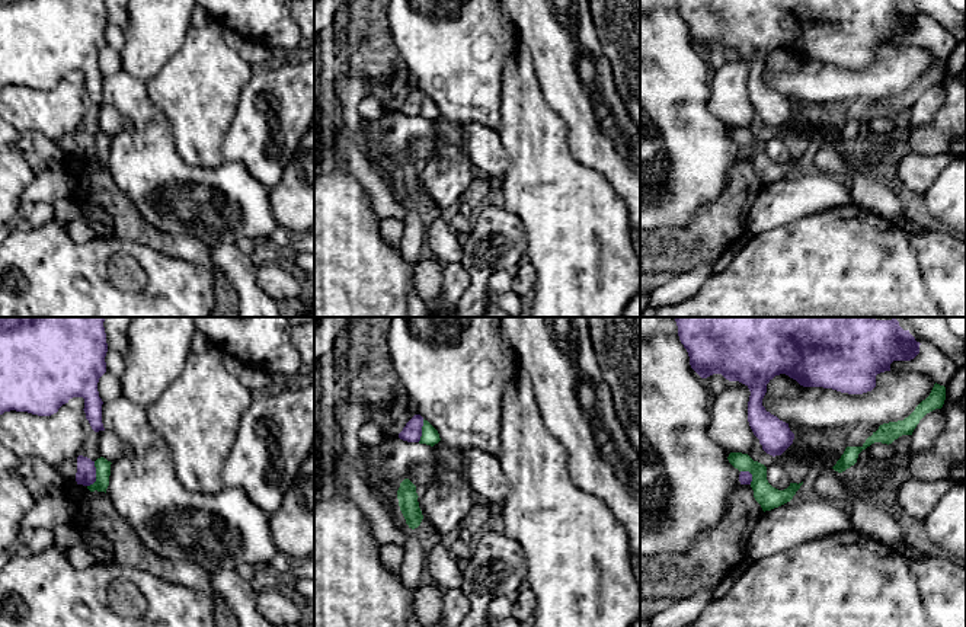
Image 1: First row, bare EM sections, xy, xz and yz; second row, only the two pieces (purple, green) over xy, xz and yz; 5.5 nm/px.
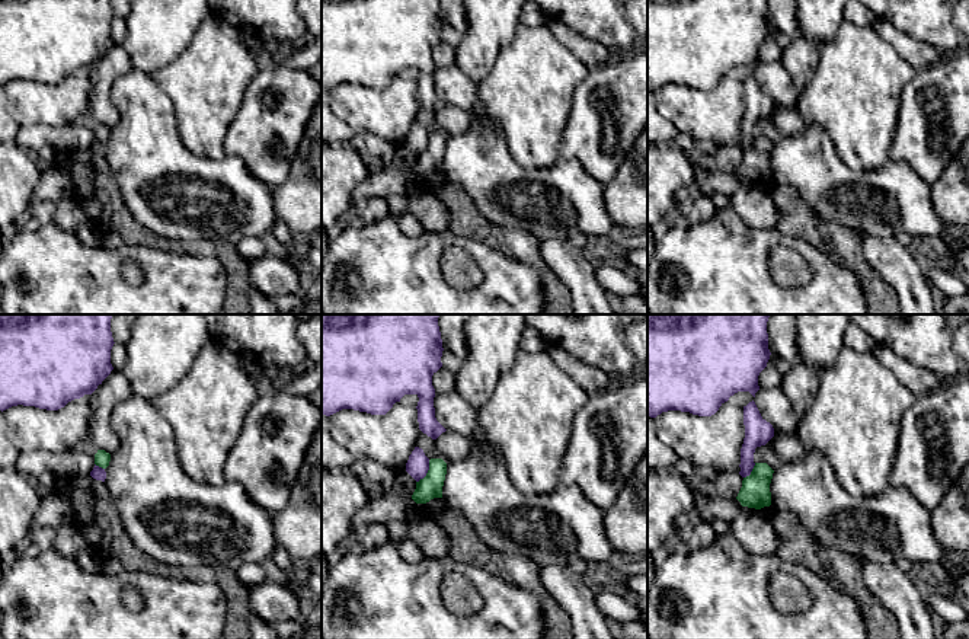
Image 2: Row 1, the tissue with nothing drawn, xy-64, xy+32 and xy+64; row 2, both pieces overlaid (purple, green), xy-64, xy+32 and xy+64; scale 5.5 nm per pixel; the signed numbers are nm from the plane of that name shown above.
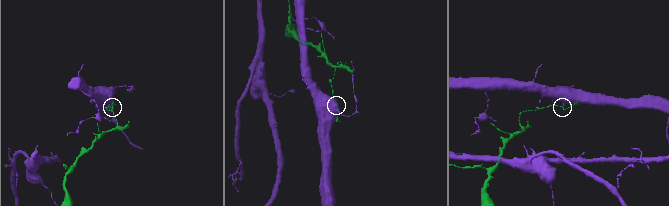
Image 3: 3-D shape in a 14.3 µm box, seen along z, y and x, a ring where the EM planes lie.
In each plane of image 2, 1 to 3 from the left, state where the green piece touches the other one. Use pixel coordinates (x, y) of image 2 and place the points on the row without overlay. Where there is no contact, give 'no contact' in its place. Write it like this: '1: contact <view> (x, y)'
1: contact xy-64 (98, 140)
2: contact xy+32 (427, 146)
3: contact xy+64 (751, 144)

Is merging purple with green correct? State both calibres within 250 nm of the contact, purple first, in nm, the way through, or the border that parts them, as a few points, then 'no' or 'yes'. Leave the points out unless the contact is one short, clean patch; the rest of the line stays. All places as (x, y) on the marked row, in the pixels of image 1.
calibres 110 and 80 nm; border xy (95, 461), (95, 480), (88, 486); no

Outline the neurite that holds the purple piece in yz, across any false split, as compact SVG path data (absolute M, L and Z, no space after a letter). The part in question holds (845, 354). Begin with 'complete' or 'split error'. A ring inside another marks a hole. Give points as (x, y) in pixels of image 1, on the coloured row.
complete; M675 317L678 336L688 352L691 368L701 377L722 374L745 384L749 391L748 422L762 450L781 455L794 439L789 423L762 406L767 384L786 374L803 387L823 387L863 394L876 387L876 375L890 371L893 361L911 361L919 342L896 319L873 317Z

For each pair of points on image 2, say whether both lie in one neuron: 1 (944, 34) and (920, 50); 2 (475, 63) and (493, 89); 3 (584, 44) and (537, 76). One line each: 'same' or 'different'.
1: different
2: different
3: different

